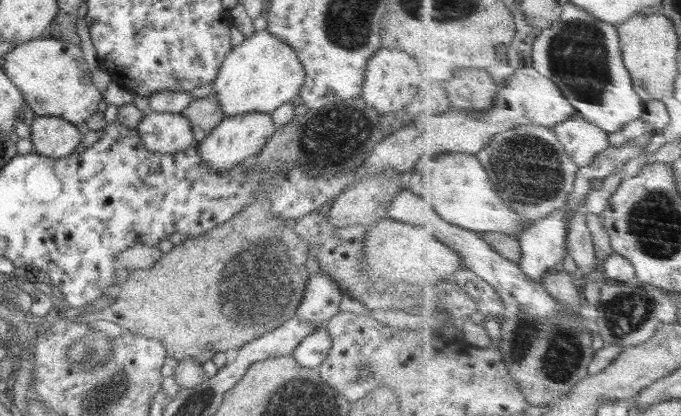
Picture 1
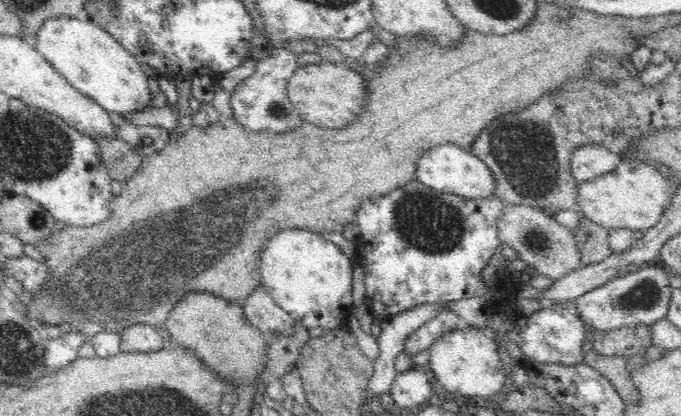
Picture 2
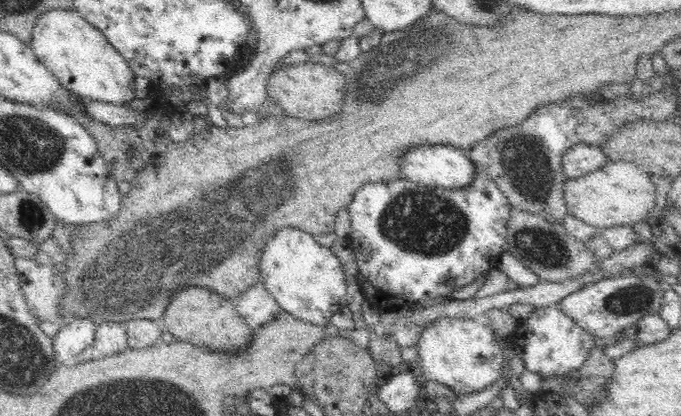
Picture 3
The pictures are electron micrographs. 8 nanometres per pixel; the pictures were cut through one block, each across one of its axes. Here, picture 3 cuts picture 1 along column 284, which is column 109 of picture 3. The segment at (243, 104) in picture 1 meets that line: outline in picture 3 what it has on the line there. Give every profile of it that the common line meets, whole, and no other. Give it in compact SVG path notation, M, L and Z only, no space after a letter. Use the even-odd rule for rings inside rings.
M54 9L40 14L34 23L29 46L64 89L80 98L116 105L124 105L135 98L134 79L137 77L124 57L76 10Z

